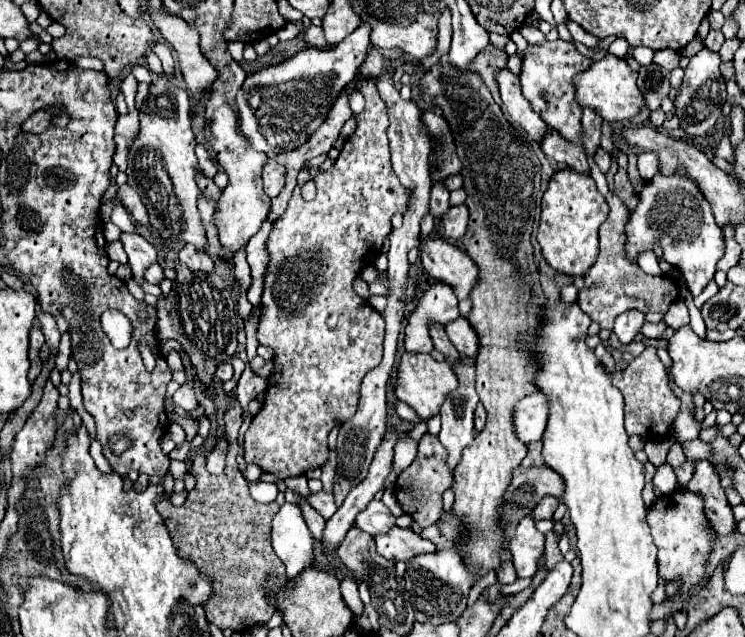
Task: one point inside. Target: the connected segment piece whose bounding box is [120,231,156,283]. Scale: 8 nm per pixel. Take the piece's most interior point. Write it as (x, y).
(140, 252)

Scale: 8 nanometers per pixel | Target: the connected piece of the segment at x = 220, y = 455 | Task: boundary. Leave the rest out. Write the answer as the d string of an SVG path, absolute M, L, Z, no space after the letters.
M220 441L220 443L206 455L206 469L208 469L208 473L220 475L220 473L224 471L226 449L228 449L228 441Z

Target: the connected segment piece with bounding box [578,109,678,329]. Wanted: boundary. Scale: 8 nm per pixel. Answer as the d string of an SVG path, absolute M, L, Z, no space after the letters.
M584 109L582 115L582 141L584 141L584 151L588 157L588 165L590 165L590 177L596 181L598 191L604 195L604 199L610 205L610 213L608 219L602 223L600 227L600 255L596 259L596 263L586 271L584 275L584 287L578 293L578 305L584 313L590 315L592 321L600 323L602 329L612 329L614 319L628 311L628 309L638 309L642 313L650 313L650 311L658 311L658 313L666 313L670 303L676 301L678 295L678 287L676 283L662 275L662 277L652 277L652 275L644 275L640 271L640 267L636 267L636 263L632 263L626 257L626 223L628 223L628 211L624 211L624 203L620 203L620 199L608 189L606 177L602 171L598 171L596 163L594 163L594 151L600 147L600 135L602 135L602 117L592 111L592 109Z

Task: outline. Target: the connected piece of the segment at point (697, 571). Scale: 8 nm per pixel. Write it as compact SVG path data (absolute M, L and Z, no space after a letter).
M678 489L670 495L662 495L648 511L648 525L658 547L658 571L666 581L680 579L682 587L678 595L686 595L692 585L702 581L708 553L712 549L712 535L708 533L708 519L704 519L704 503L700 495Z

